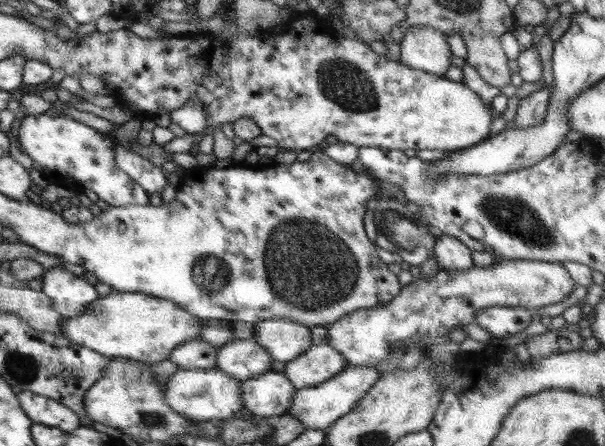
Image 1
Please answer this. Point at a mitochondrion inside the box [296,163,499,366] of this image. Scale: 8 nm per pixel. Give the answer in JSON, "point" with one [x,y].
{"point":[399,230]}

